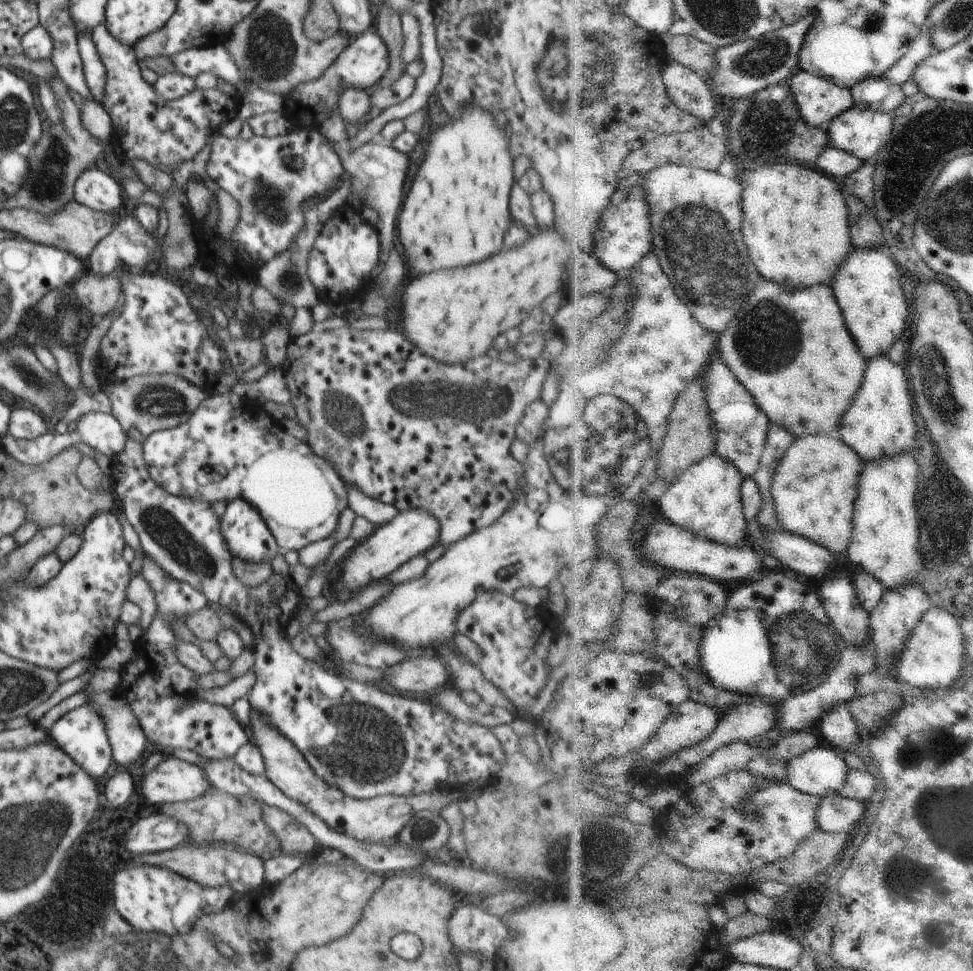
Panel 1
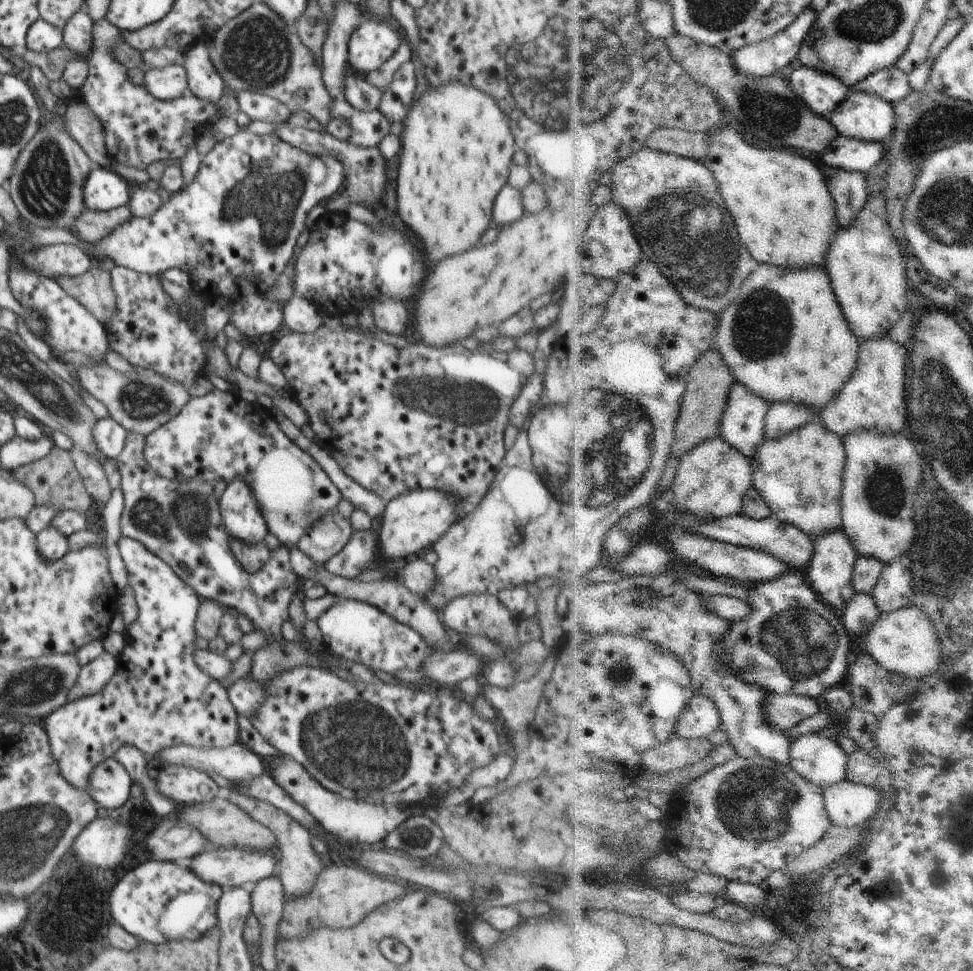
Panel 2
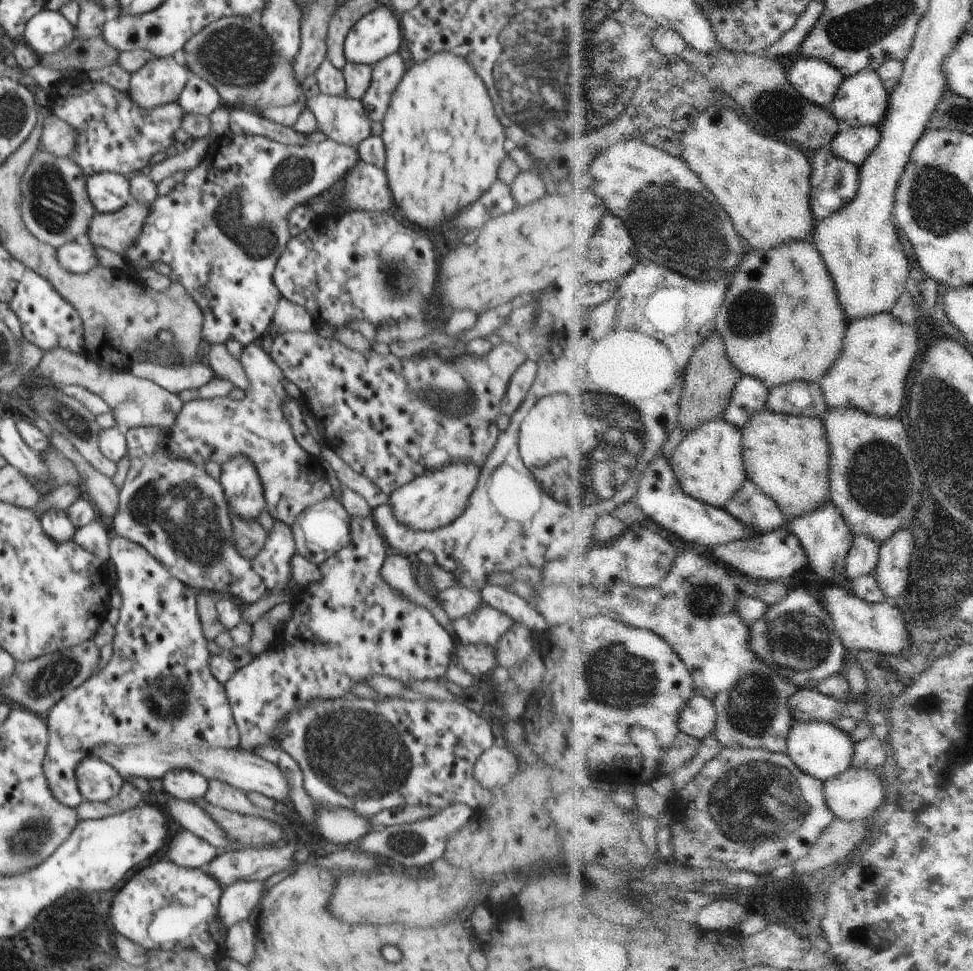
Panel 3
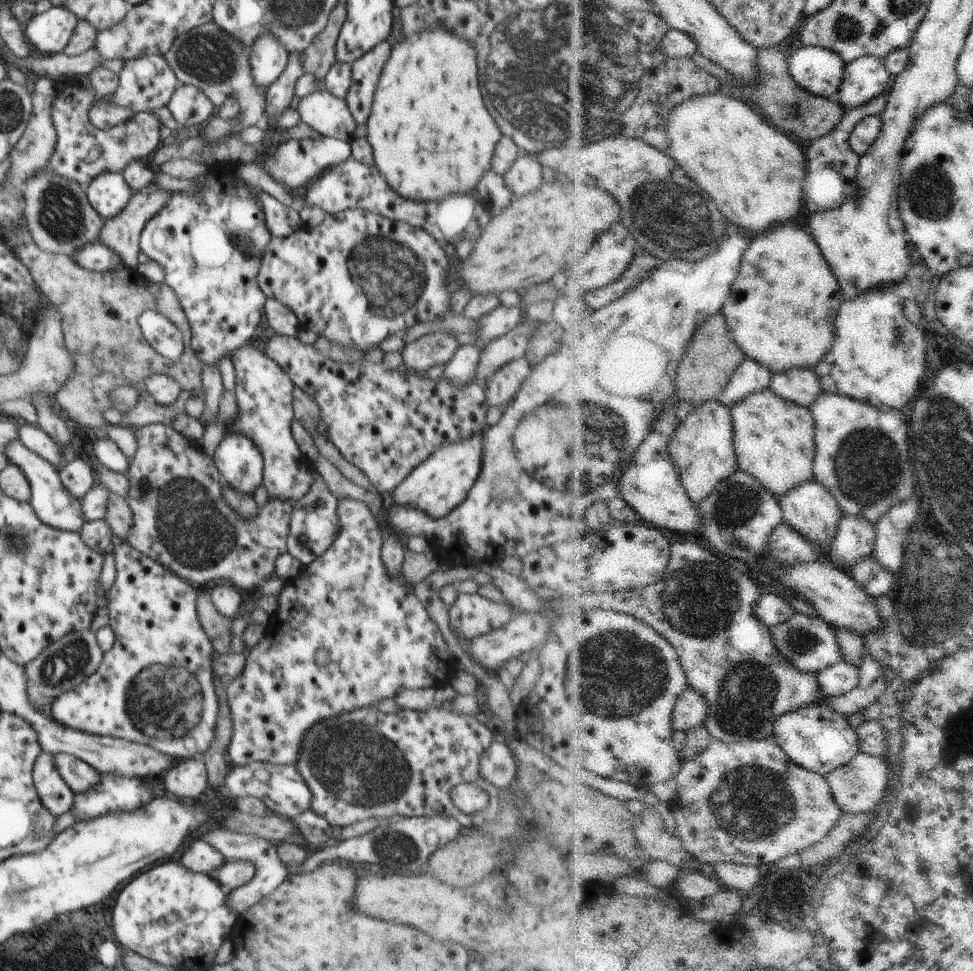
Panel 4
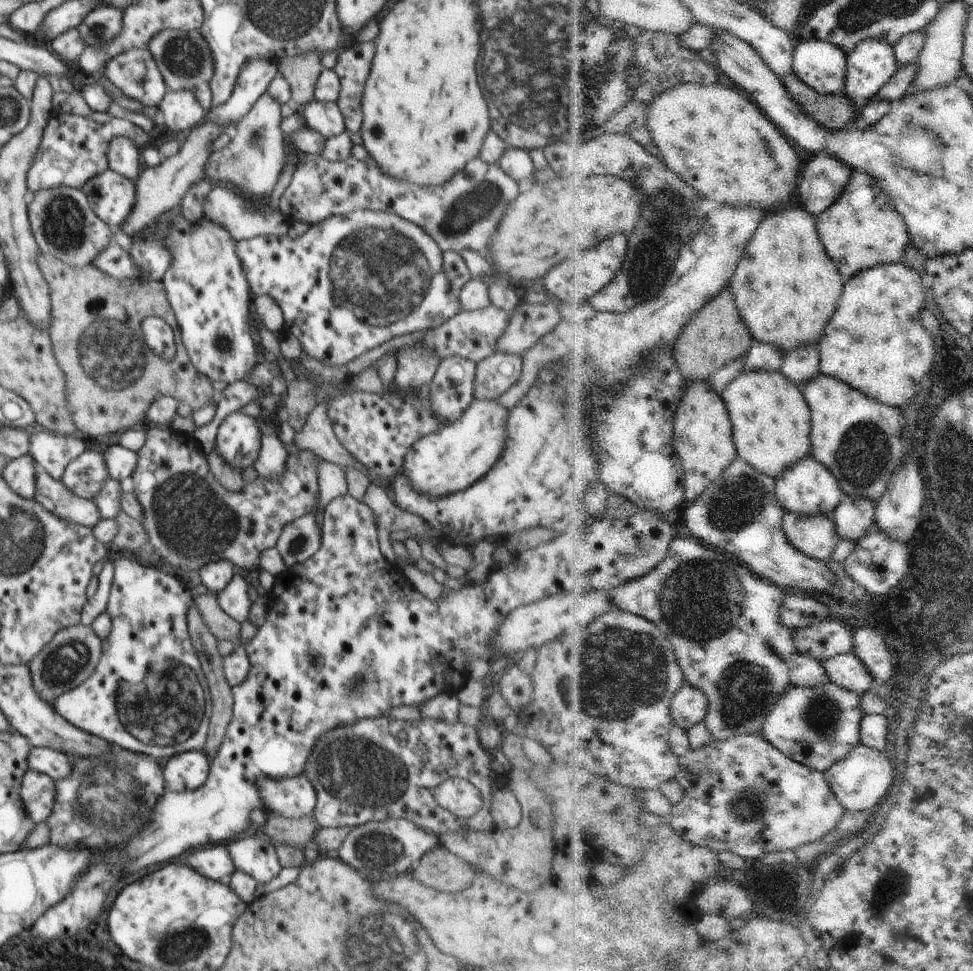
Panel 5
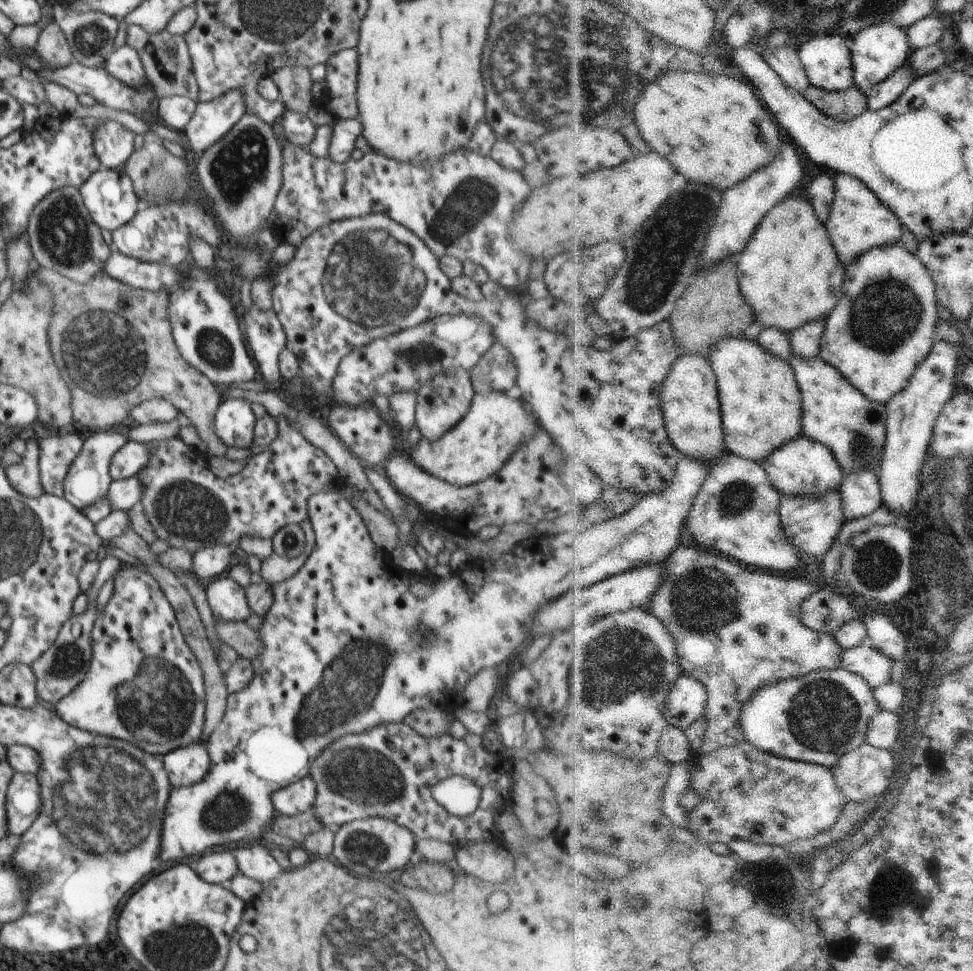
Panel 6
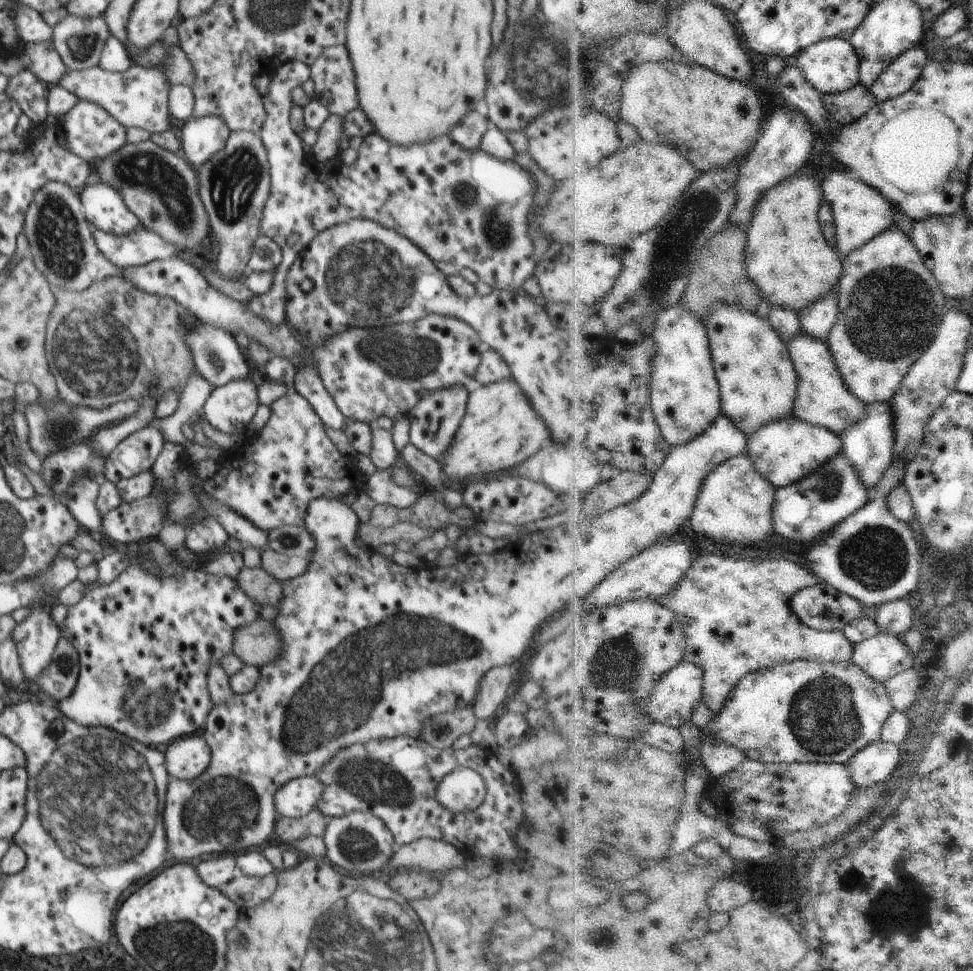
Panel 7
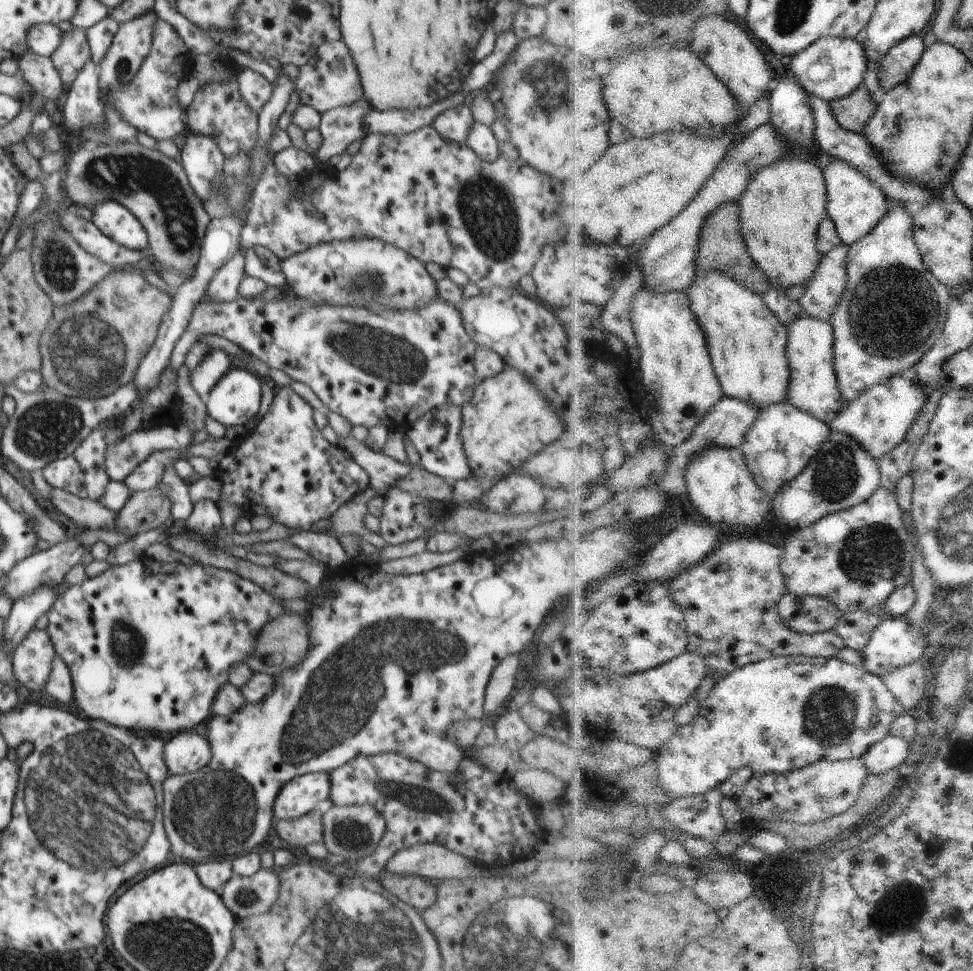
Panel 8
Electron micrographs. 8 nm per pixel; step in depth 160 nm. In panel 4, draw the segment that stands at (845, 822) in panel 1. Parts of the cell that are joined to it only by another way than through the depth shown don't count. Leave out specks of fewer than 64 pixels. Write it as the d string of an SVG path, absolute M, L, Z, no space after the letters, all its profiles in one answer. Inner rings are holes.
M861 751L850 764L828 775L837 802L845 814L859 815L874 812L878 808L890 786L890 764L886 761L887 758Z

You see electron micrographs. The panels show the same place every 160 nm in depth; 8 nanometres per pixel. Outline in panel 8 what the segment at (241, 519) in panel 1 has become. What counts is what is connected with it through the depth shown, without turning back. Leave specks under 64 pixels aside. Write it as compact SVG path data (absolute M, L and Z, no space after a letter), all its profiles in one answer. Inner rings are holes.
M231 367L205 397L207 416L225 427L246 427L260 410L262 386L252 370Z

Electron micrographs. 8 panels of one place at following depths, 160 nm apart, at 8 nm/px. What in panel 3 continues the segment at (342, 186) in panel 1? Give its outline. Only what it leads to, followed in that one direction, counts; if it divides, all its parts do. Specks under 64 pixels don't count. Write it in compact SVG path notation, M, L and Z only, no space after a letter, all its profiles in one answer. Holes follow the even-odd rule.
M284 297L276 307L273 323L280 333L308 332L319 326L306 308Z

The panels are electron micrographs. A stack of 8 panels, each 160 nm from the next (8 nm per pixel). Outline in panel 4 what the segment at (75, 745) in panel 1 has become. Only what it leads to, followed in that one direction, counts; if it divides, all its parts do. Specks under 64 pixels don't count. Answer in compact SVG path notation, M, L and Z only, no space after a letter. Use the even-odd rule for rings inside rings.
M126 541L123 544L118 544L112 554L115 559L116 579L110 594L108 594L109 604L107 608L109 609L108 616L110 617L108 625L112 628L115 637L114 645L109 652L103 654L102 663L96 672L92 676L88 676L82 684L78 684L77 688L62 694L55 700L48 711L58 724L66 724L73 730L80 730L80 732L97 736L124 739L128 740L128 742L150 746L150 748L154 748L154 750L178 760L202 757L203 753L210 748L210 744L214 742L214 730L216 730L218 721L218 696L216 681L213 677L212 665L215 655L213 644L201 628L200 622L196 620L195 602L198 588L163 568L158 561L154 561L142 554L142 552L138 552ZM41 752L32 774L34 788L42 806L58 817L70 811L74 804L74 792L62 780L49 754Z

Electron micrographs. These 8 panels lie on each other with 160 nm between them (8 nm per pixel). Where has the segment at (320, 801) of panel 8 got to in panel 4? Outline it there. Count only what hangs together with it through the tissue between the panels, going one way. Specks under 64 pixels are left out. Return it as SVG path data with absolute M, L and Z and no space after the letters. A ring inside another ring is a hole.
M250 762L244 766L230 766L225 788L233 798L253 796L260 799L268 811L294 821L296 816L312 808L312 792L295 766L278 766L266 762Z

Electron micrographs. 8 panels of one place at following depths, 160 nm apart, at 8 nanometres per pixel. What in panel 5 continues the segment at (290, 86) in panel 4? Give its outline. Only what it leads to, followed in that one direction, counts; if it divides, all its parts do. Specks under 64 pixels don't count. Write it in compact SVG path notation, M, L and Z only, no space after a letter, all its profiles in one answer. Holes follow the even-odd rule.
M264 93L250 112L236 123L232 141L223 150L212 152L205 166L205 176L218 184L233 182L252 202L253 196L270 195L284 168L284 134L281 129L281 104L270 93Z

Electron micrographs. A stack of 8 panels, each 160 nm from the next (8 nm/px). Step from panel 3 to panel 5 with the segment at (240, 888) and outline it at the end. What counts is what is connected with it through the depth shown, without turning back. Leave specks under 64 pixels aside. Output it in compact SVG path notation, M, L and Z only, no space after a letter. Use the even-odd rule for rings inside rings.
M256 834L232 839L226 845L235 868L253 876L258 885L268 884L282 869L275 847L275 842Z

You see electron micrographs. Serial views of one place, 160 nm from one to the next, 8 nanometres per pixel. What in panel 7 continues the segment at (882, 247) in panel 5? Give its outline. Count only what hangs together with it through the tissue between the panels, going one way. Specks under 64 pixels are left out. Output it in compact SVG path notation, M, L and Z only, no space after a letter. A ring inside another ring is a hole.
M836 170L826 182L826 198L832 204L838 232L838 251L845 259L865 248L878 236L889 232L897 225L897 210L878 188L853 177L846 170Z

